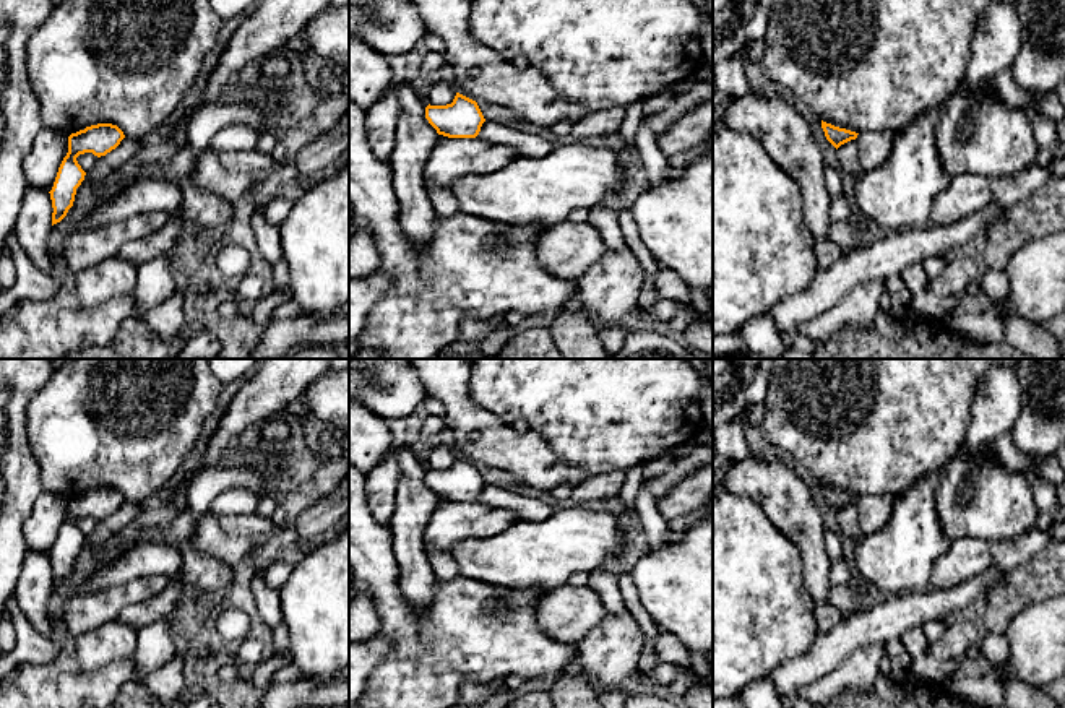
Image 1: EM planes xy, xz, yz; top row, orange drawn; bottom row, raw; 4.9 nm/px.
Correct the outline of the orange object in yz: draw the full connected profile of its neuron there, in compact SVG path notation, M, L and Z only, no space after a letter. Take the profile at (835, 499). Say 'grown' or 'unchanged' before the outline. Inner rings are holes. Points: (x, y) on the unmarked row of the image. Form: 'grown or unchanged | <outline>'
unchanged | M821 484L821 492L825 495L826 503L838 513L841 508L856 503L859 497L834 490Z

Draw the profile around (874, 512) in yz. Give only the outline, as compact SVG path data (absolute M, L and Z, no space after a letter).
M890 494L864 495L857 499L857 521L862 537L877 533L888 523L893 512L893 502L895 497Z

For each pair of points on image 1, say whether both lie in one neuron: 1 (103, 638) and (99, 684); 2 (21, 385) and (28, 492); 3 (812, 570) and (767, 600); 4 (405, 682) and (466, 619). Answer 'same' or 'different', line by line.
1: different
2: same
3: different
4: same

